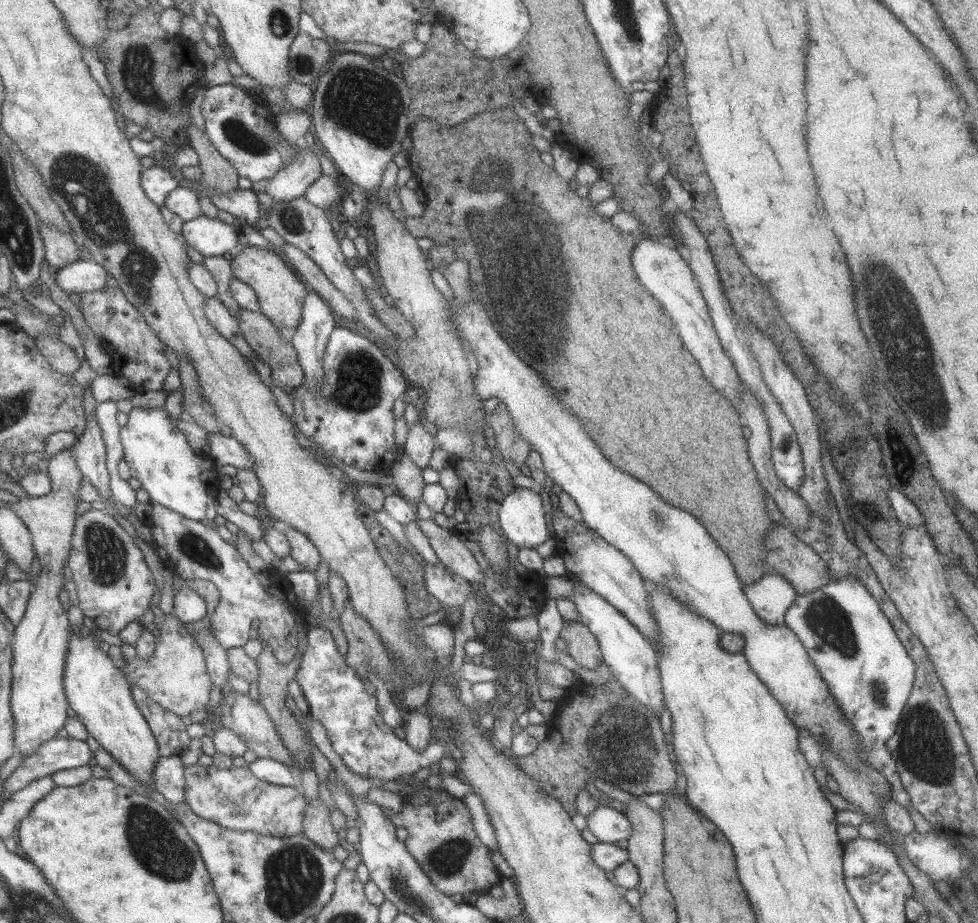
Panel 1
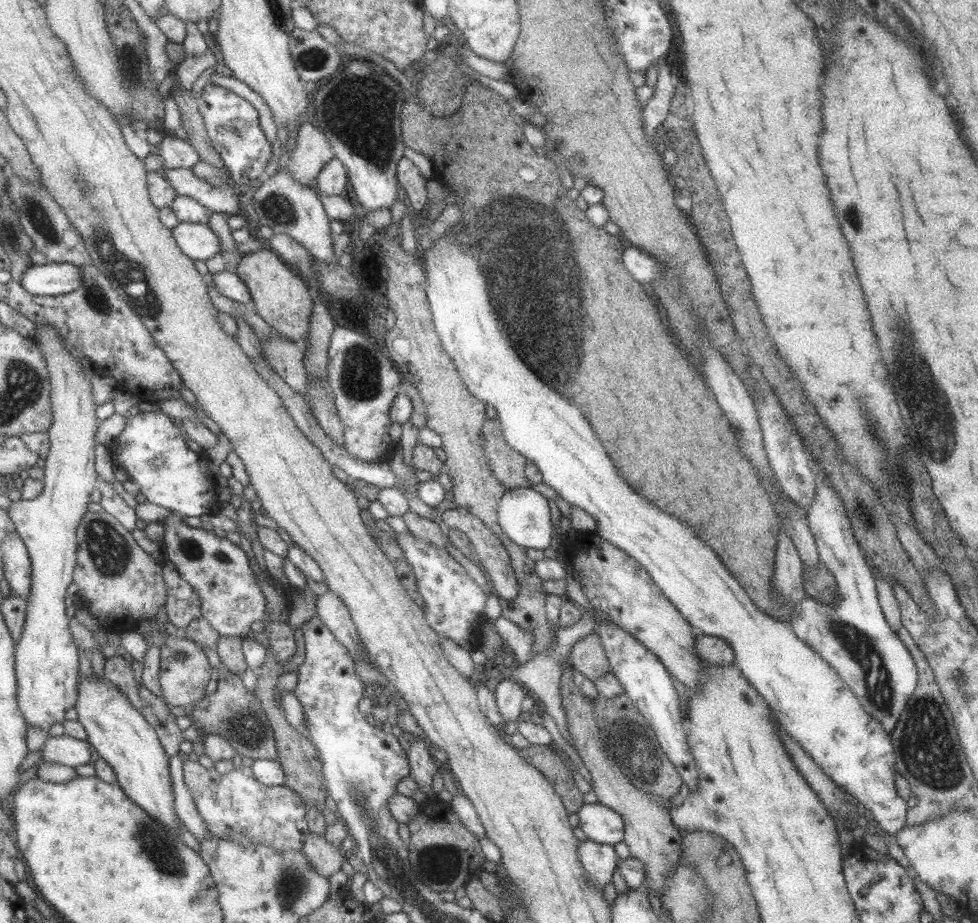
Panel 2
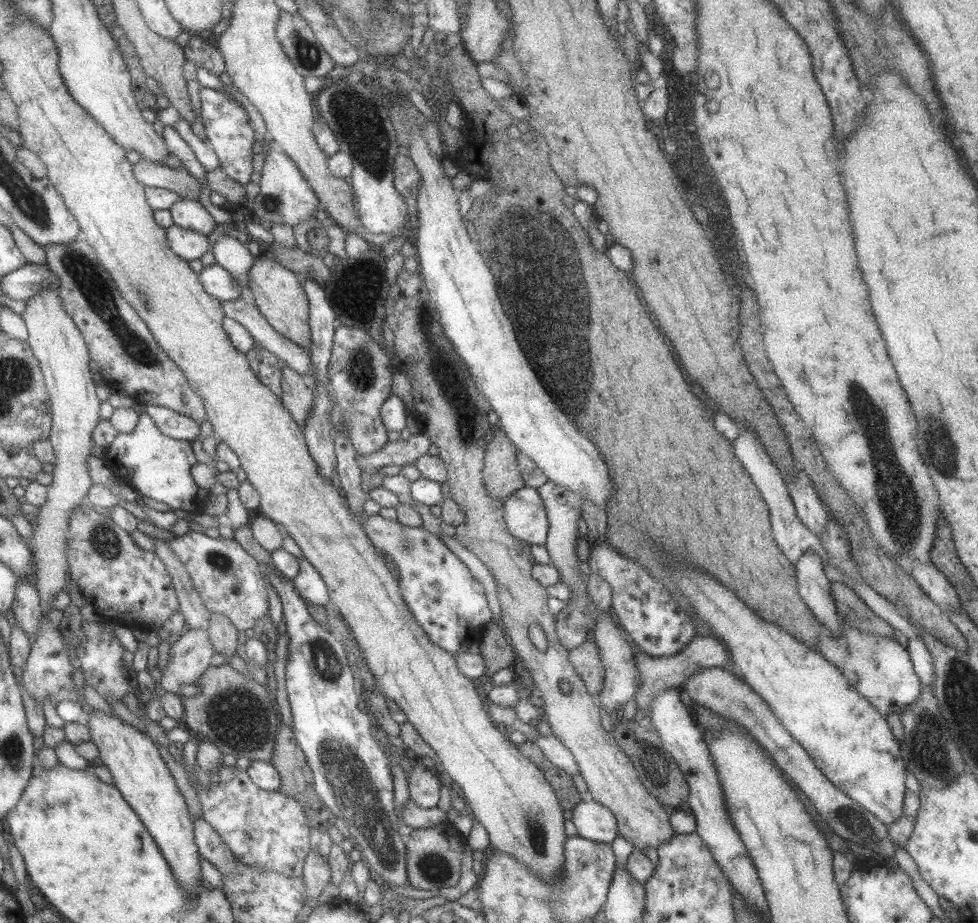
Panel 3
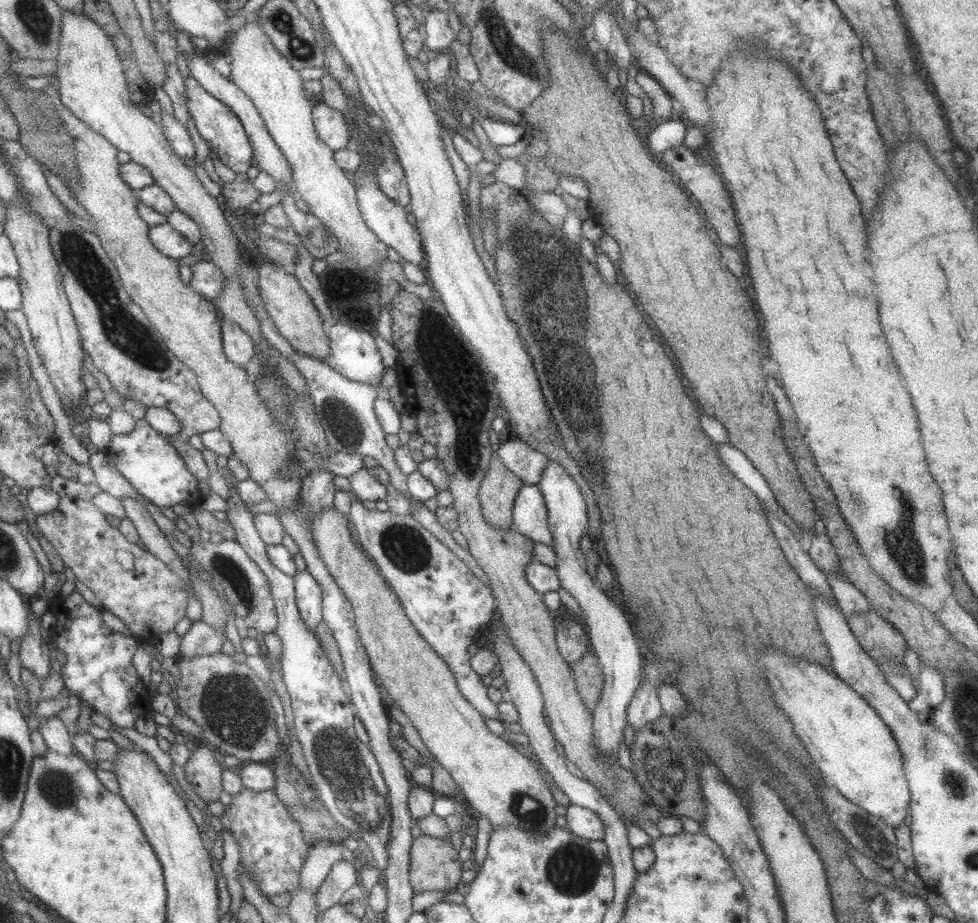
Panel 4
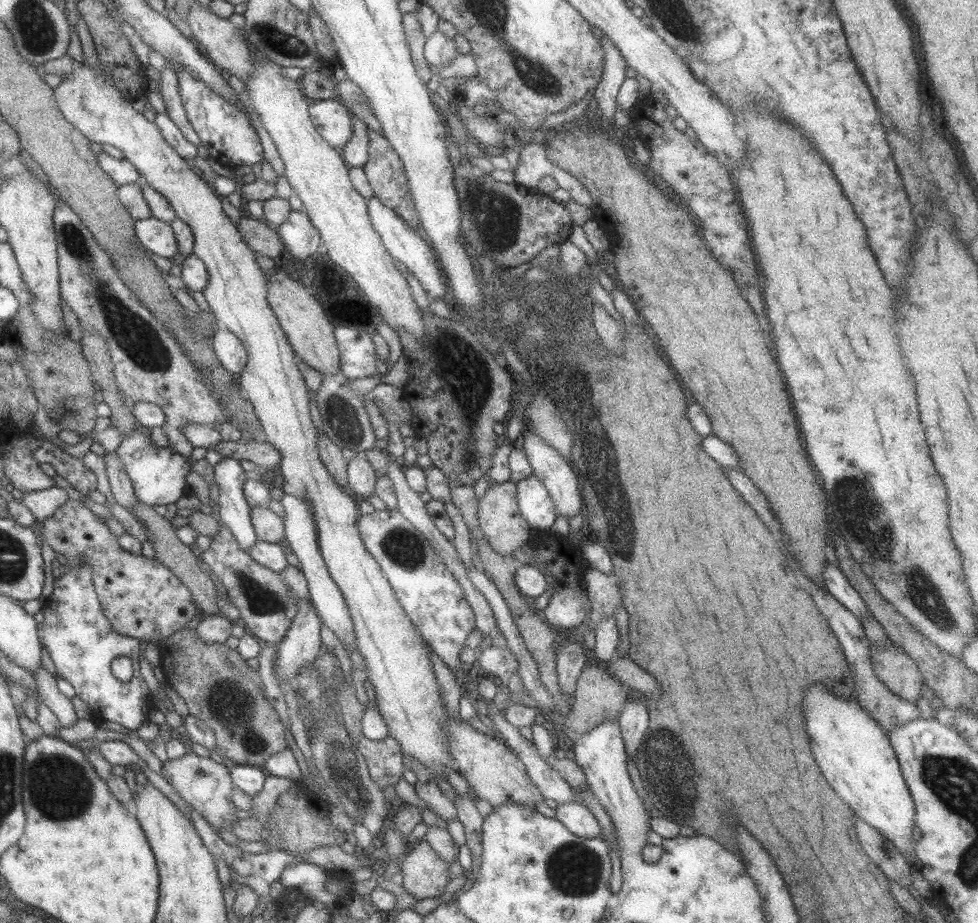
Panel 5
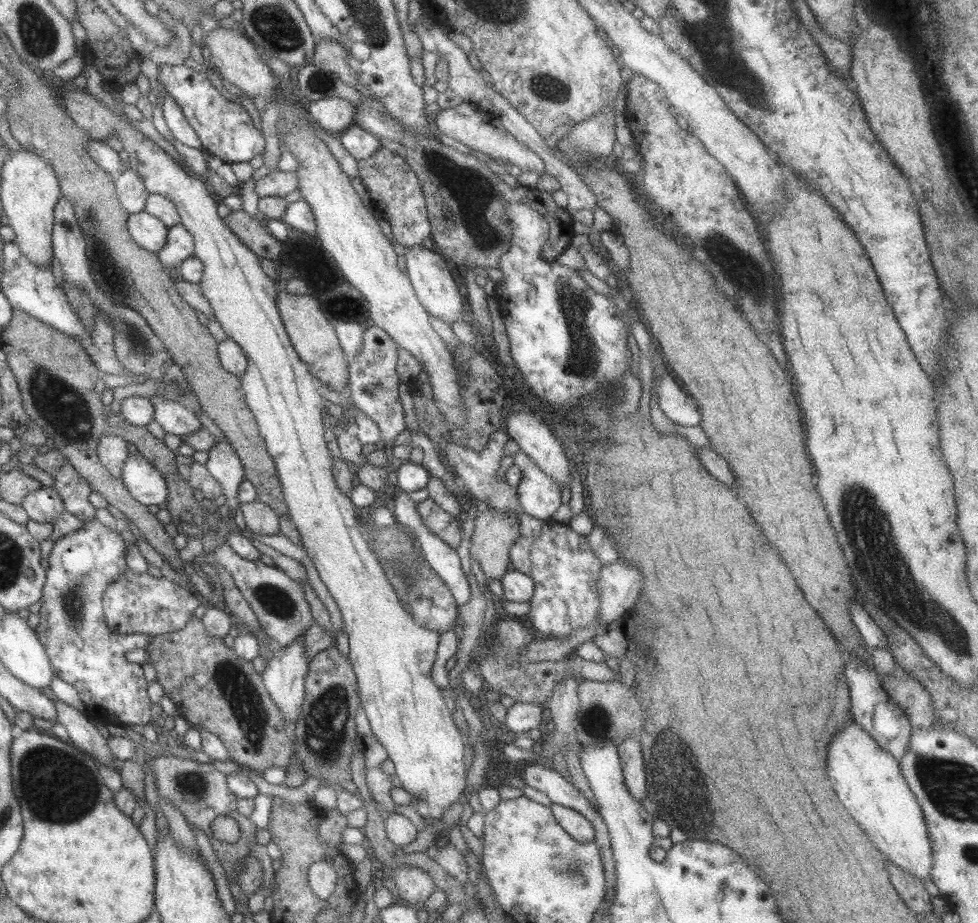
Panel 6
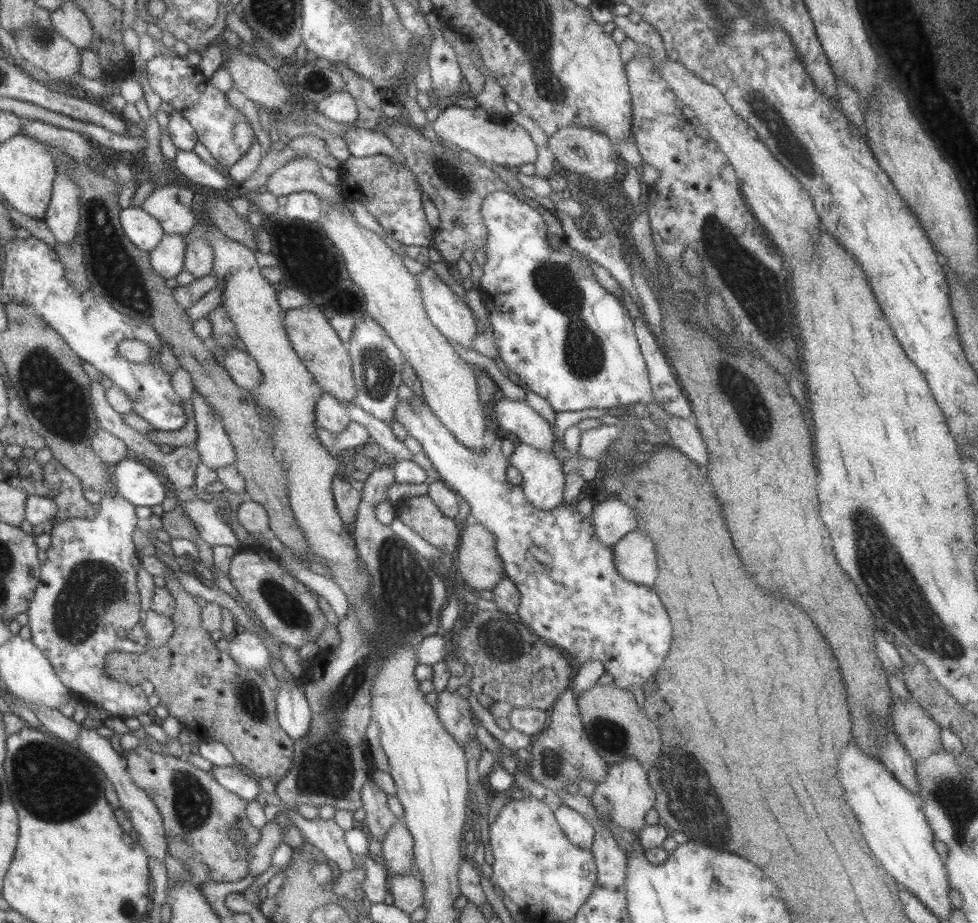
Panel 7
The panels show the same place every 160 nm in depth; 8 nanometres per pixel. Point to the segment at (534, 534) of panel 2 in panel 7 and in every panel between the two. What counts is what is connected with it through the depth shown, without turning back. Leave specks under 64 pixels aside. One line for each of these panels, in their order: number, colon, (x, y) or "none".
3: (524, 515)
4: (529, 517)
5: (534, 504)
6: (539, 495)
7: (542, 483)

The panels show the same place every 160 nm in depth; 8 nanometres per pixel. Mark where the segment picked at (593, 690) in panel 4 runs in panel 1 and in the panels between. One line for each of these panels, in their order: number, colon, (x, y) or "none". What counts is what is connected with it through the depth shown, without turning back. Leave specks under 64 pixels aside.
1: (582, 648)
2: (587, 656)
3: (585, 660)

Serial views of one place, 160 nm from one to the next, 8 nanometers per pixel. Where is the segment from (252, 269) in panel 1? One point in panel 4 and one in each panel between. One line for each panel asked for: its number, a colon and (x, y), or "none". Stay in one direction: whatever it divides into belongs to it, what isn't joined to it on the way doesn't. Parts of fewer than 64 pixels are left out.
2: (280, 296)
3: (274, 289)
4: (289, 307)

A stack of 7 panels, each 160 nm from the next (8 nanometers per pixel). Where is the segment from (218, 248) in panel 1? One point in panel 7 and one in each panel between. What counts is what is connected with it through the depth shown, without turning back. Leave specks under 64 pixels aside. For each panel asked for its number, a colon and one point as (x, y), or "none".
2: (197, 241)
3: (189, 245)
4: (169, 242)
5: (157, 236)
6: (148, 232)
7: (142, 230)

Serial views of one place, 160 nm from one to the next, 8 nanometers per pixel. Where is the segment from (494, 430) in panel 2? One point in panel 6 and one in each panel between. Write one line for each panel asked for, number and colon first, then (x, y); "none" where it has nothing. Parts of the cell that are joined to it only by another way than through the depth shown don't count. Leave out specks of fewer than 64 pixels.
3: (500, 475)
4: (498, 489)
5: (499, 520)
6: (494, 533)

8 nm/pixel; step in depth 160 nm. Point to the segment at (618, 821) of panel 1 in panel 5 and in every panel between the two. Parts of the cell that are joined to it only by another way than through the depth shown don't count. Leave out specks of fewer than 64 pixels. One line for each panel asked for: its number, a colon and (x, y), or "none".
2: (600, 824)
3: (592, 821)
4: (582, 822)
5: (576, 818)

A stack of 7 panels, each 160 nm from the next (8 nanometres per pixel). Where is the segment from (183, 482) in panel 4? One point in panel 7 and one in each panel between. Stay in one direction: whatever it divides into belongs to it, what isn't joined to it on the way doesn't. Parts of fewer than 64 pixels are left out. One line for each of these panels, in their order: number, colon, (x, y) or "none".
5: (156, 473)
6: (145, 484)
7: (135, 482)

